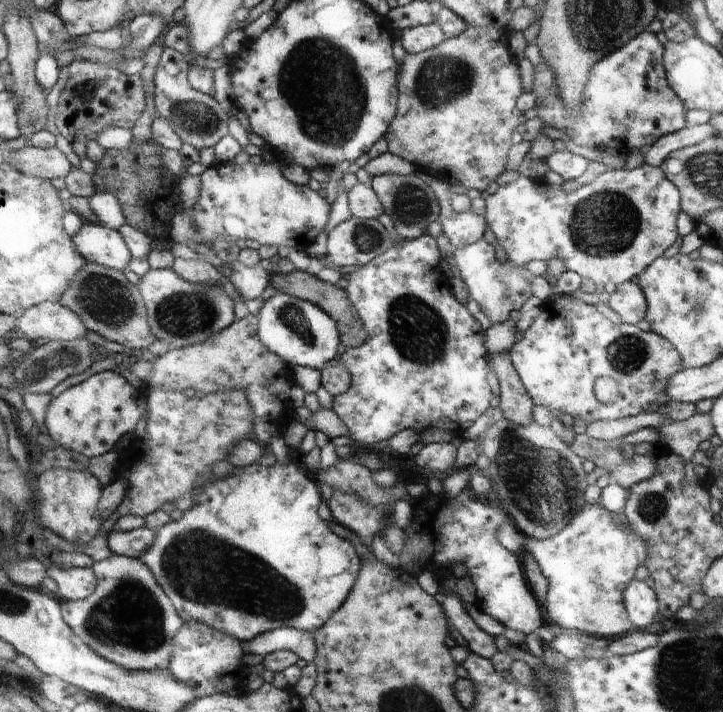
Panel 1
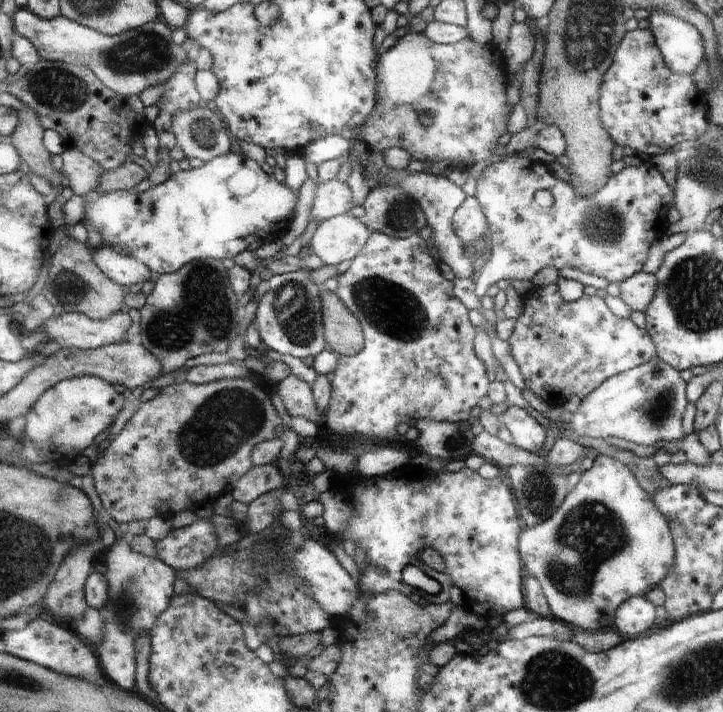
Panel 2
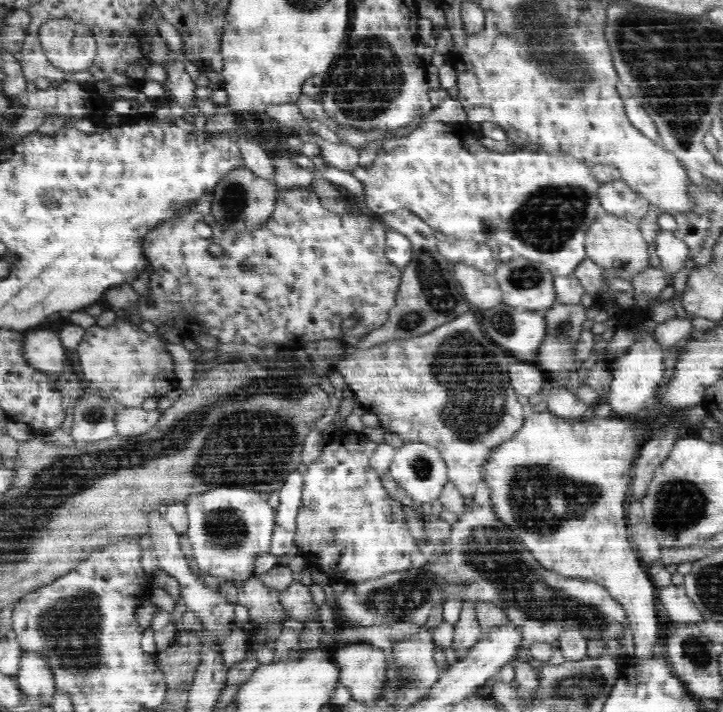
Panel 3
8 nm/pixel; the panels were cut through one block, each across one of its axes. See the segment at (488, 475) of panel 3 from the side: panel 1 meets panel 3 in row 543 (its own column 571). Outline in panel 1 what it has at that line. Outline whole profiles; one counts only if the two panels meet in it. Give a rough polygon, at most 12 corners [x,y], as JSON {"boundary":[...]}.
{"boundary":[[601,503],[560,536],[504,522],[504,548],[536,556],[548,618],[614,638],[647,545]]}

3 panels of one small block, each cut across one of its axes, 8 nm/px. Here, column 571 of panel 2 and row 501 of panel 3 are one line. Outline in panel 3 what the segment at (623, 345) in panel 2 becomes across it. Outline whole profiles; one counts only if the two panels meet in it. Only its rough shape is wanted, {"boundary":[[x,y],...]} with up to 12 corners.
{"boundary":[[338,430],[303,473],[300,555],[338,585],[427,562]]}

